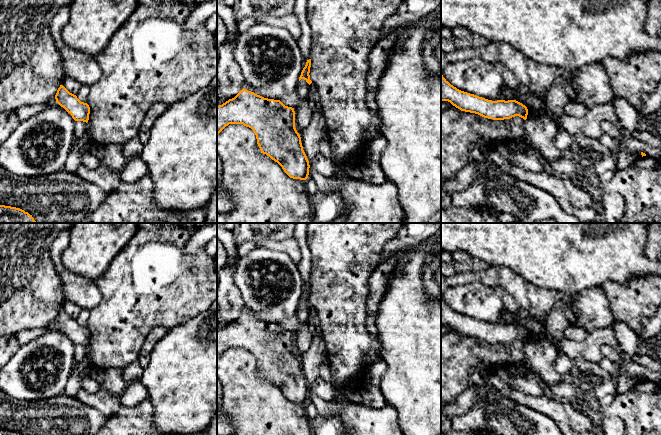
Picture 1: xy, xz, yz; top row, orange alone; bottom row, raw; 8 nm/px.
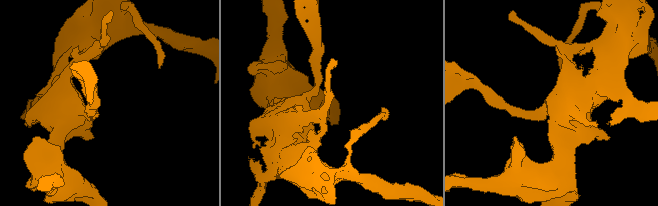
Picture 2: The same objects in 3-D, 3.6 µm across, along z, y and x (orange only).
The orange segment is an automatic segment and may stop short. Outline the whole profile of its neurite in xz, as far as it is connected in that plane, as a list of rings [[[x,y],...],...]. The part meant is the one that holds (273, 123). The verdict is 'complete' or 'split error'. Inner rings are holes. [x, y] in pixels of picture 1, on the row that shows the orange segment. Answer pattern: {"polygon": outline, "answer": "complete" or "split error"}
{"polygon": [[[243,88],[234,98],[217,106],[217,134],[229,124],[243,124],[251,128],[261,152],[277,162],[290,178],[308,178],[310,165],[295,128],[294,108],[285,106],[280,100],[264,98]]], "answer": "complete"}

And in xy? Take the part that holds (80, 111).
{"polygon": [[[63,85],[57,90],[56,102],[71,114],[75,121],[88,122],[90,107],[87,103],[81,102],[76,95],[70,93]]], "answer": "complete"}

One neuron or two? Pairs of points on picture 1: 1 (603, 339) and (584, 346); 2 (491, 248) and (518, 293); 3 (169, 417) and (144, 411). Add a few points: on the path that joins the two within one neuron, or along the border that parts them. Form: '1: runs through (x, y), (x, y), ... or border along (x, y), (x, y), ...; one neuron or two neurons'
1: runs through (598, 339), (589, 346); one neuron
2: border along (488, 265), (507, 266), (522, 276); two neurons
3: border along (148, 398), (153, 408), (154, 424); two neurons

